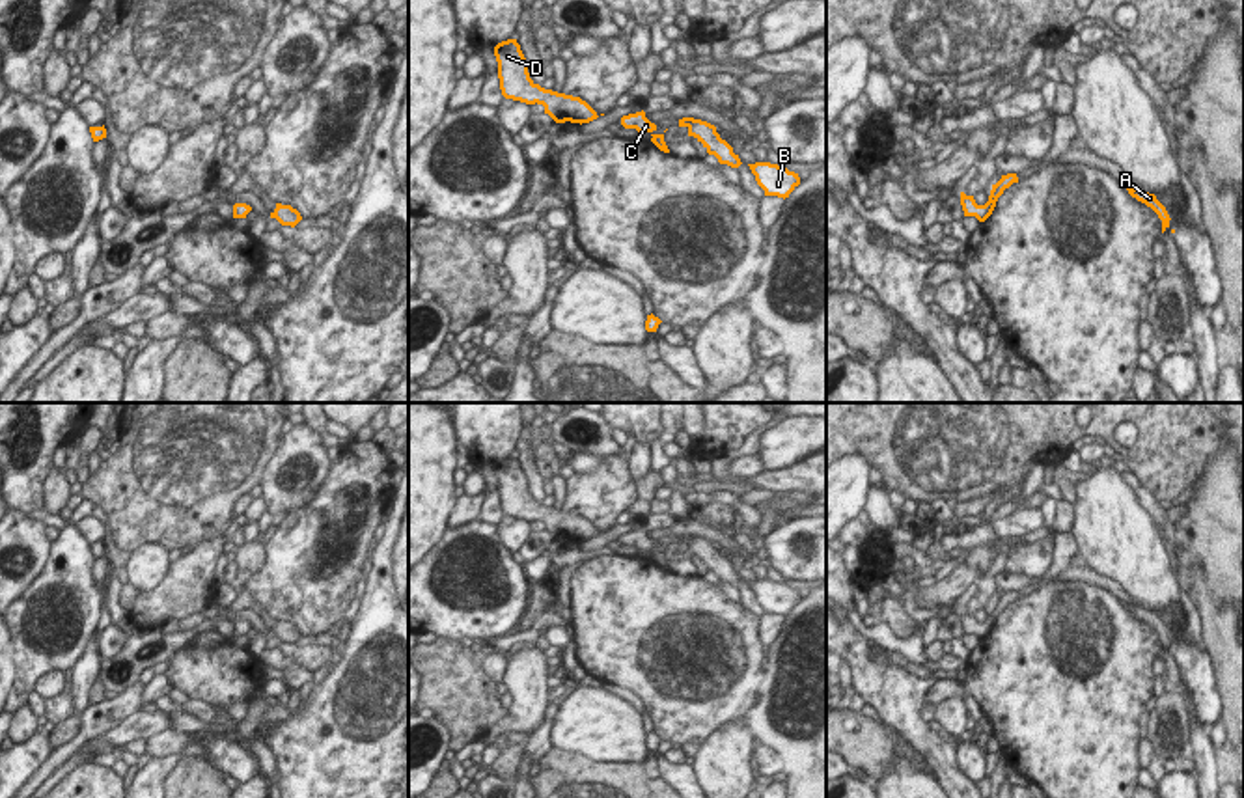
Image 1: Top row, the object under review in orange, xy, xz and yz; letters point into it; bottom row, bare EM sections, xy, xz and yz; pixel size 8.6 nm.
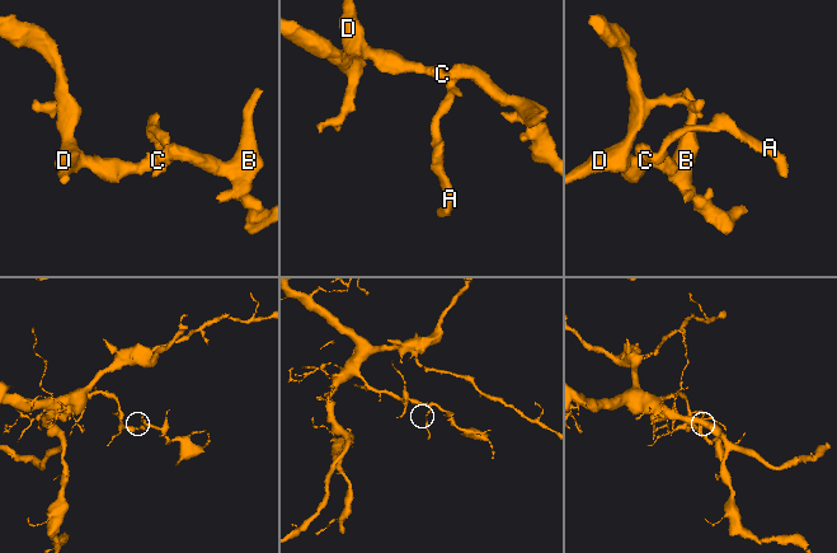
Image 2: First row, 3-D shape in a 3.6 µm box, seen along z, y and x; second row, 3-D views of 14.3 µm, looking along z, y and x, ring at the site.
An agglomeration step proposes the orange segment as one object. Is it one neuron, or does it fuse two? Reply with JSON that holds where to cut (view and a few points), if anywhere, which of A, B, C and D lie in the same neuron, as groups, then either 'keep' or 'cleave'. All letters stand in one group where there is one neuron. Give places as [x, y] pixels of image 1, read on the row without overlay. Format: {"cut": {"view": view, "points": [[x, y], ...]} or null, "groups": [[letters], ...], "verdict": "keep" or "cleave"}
{"cut": null, "groups": [["A", "B", "C", "D"]], "verdict": "keep"}

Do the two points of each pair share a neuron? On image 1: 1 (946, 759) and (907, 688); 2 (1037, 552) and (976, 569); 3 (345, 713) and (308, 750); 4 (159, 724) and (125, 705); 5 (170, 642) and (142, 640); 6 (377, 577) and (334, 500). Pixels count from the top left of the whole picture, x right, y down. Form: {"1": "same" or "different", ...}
{"1": "same", "2": "different", "3": "same", "4": "different", "5": "same", "6": "different"}

